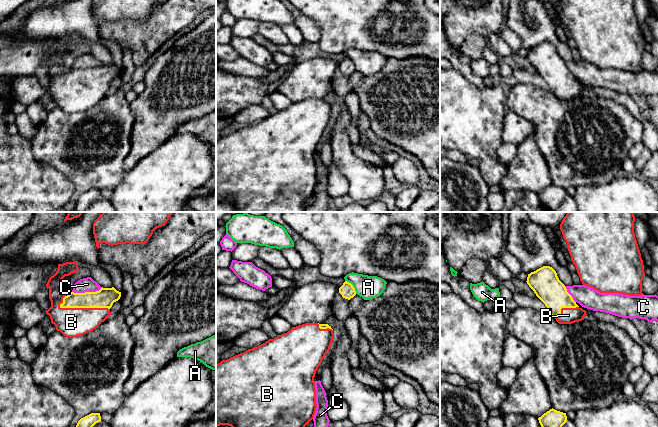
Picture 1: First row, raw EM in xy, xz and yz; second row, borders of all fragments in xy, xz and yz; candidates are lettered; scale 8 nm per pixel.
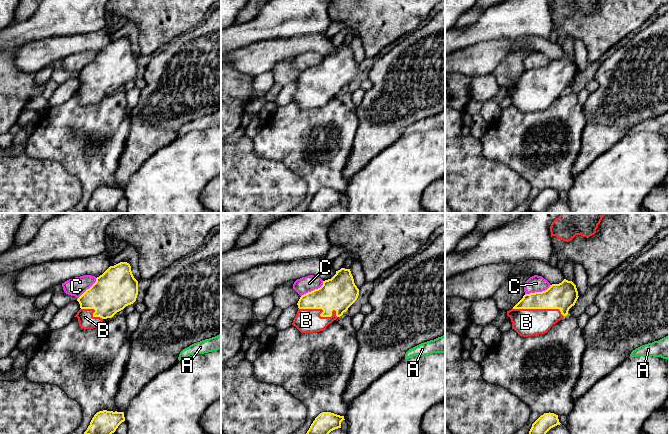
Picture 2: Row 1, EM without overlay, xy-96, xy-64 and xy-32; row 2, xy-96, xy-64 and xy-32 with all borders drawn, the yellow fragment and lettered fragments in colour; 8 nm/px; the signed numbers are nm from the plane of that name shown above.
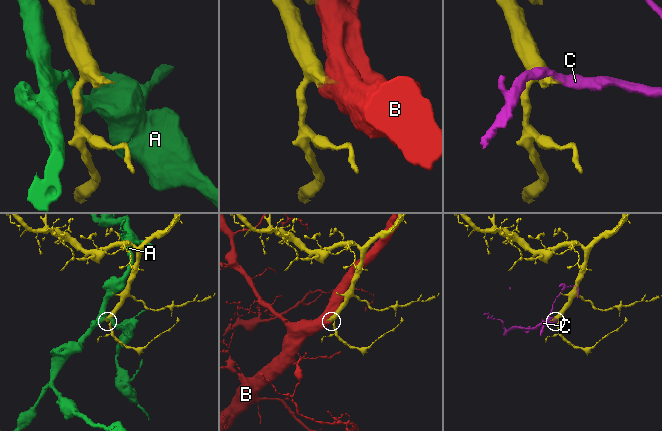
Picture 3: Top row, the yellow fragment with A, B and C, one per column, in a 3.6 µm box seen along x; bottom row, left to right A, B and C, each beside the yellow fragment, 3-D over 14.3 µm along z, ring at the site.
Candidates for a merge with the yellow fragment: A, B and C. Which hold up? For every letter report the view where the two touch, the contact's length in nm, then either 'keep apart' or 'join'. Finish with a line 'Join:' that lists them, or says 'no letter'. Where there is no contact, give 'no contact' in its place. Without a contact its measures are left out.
A: meets yellow in xz; contact 140 nm long; keep apart
B: meets yellow in xy; contact 400 nm long; join
C: meets yellow in xy; contact 260 nm long; keep apart
Join: B

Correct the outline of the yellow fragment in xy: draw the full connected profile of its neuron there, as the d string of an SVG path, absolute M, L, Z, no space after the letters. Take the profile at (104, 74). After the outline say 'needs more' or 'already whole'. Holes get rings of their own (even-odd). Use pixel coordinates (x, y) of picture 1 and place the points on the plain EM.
M78 37L58 40L56 49L46 60L51 83L45 88L56 106L69 114L82 112L96 105L111 91L110 84L121 73L121 68L114 63L102 63L96 68L71 68L66 72L61 57L78 46Z; needs more

